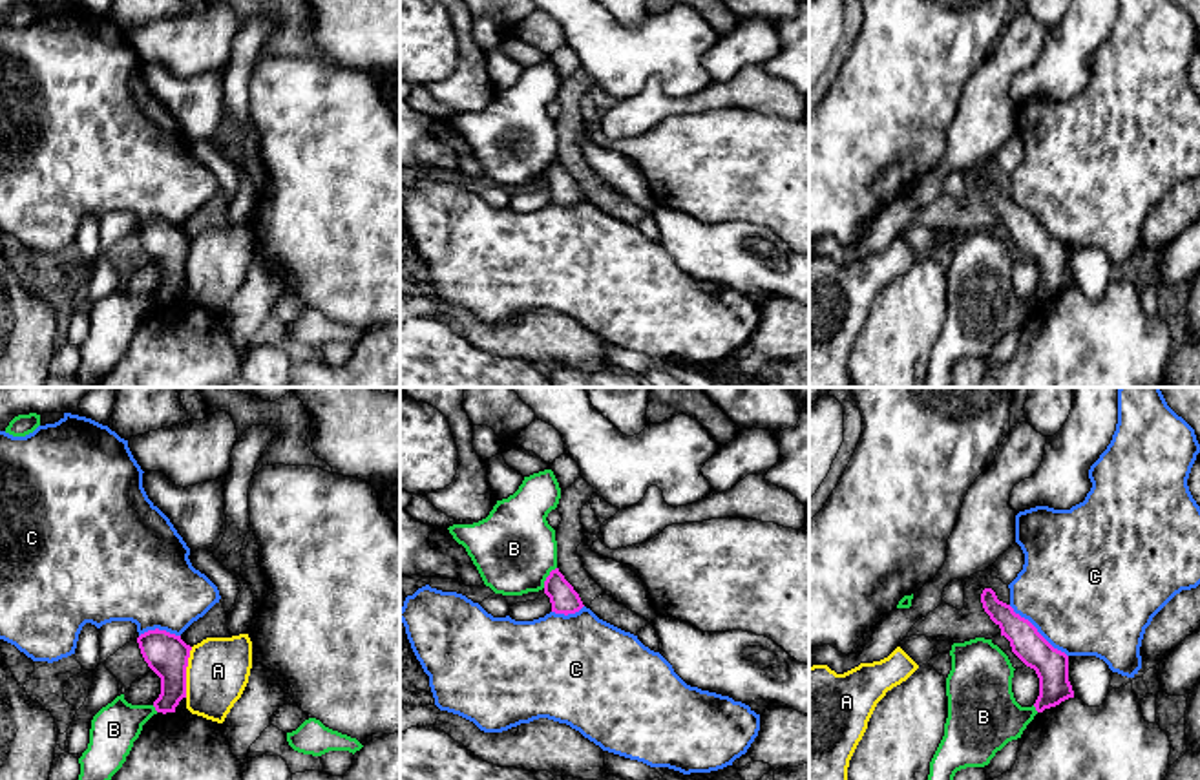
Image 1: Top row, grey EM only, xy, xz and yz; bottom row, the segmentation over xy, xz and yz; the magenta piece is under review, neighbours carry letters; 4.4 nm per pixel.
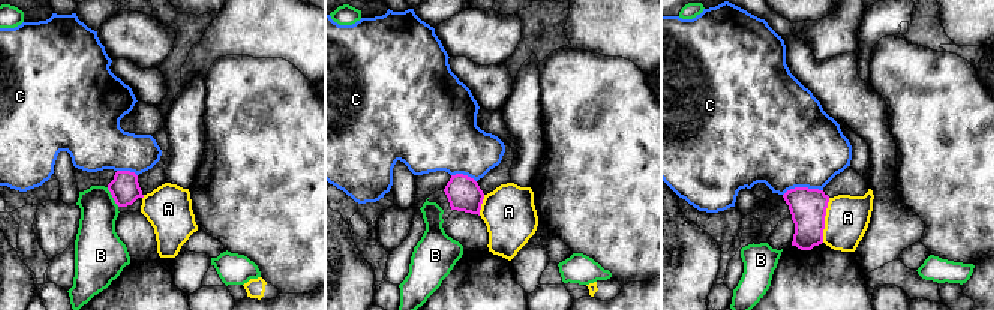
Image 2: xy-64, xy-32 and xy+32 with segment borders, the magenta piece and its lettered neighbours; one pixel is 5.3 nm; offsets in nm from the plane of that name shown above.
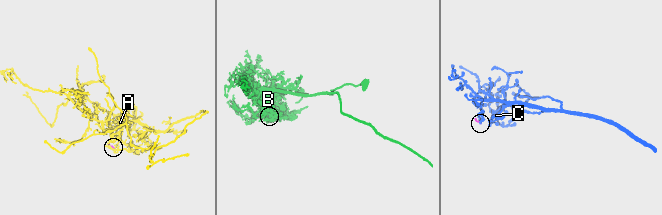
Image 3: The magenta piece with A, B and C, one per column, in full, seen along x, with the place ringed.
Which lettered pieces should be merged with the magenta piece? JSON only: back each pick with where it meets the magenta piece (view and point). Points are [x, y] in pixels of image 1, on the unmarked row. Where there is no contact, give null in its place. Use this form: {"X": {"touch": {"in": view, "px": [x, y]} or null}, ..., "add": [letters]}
{"add": []}

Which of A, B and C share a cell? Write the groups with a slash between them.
A / B / C

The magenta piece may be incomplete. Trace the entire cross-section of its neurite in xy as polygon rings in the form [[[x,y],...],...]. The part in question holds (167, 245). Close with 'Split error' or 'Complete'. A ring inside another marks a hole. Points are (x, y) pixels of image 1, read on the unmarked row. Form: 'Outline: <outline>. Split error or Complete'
Outline: [[[148,221],[137,228],[148,258],[161,269],[161,285],[153,292],[157,303],[175,303],[186,289],[186,258],[192,237],[166,221]]]. Complete

